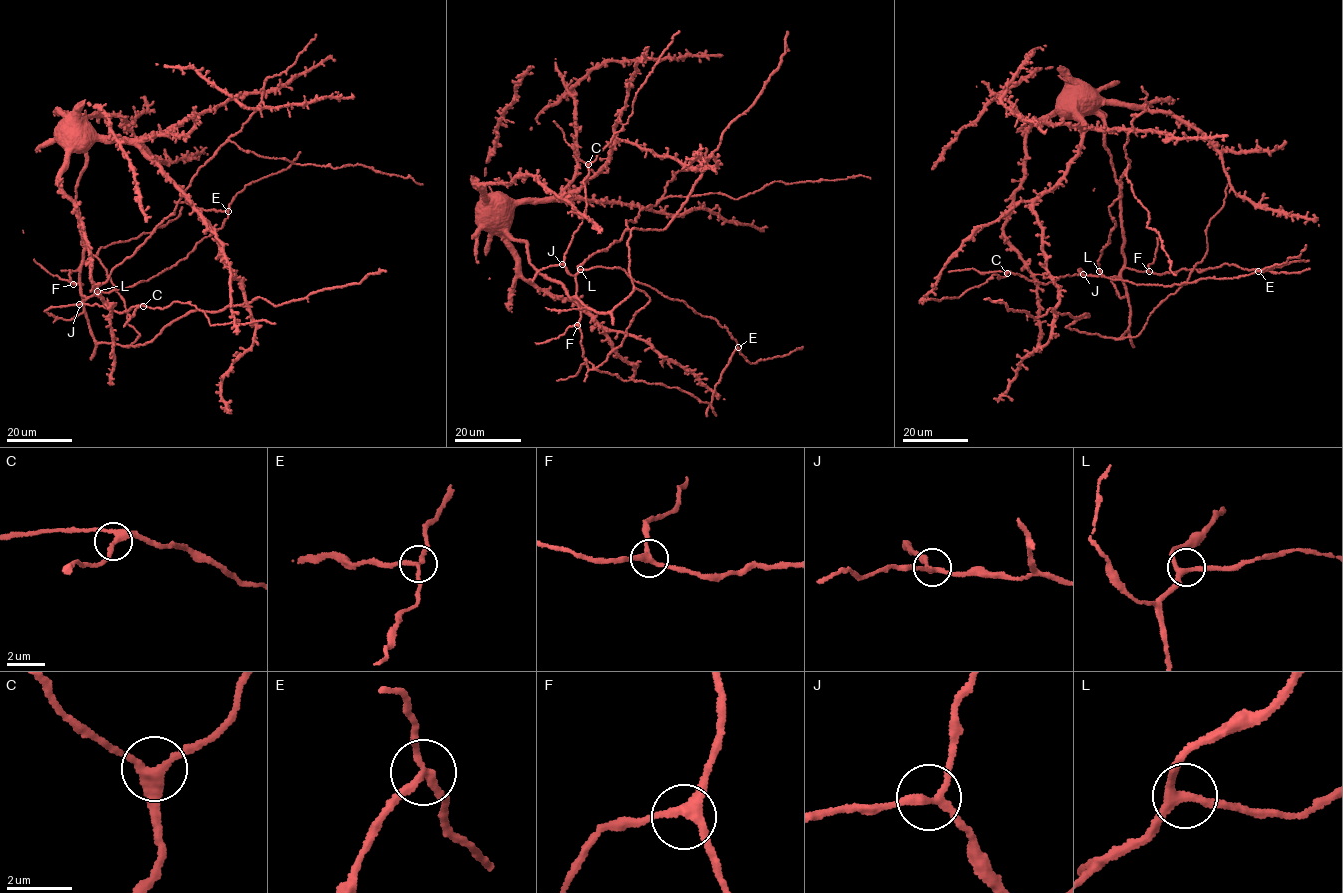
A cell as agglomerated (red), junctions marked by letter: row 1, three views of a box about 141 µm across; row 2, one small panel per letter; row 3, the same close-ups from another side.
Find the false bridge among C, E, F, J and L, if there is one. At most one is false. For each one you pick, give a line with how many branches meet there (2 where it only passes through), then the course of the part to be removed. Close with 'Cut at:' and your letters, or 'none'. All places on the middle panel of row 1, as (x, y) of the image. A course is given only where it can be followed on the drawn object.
E: Branches: 3. Course of the part to remove: (738, 347), (715, 385), (707, 416)
Cut at: E

